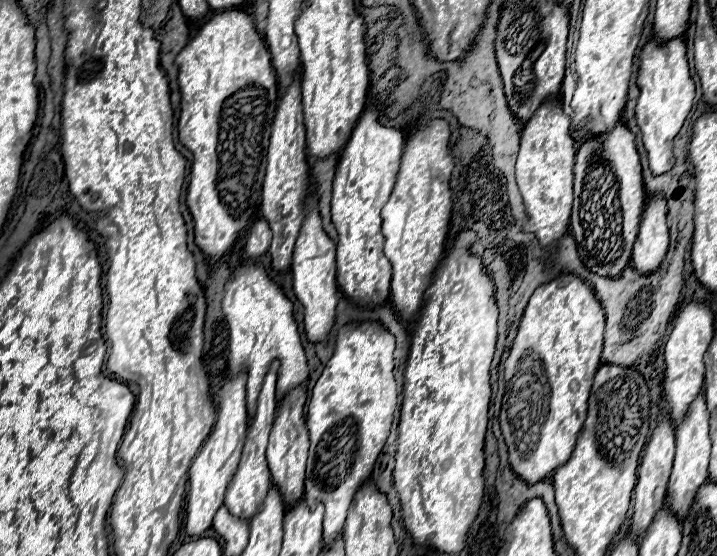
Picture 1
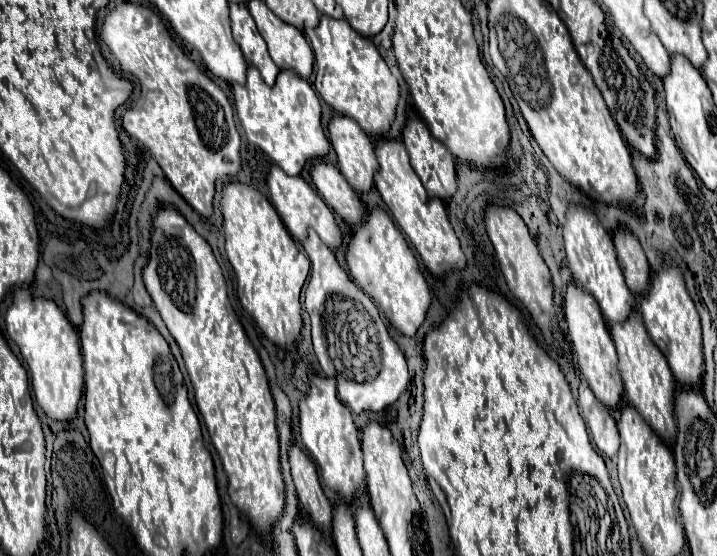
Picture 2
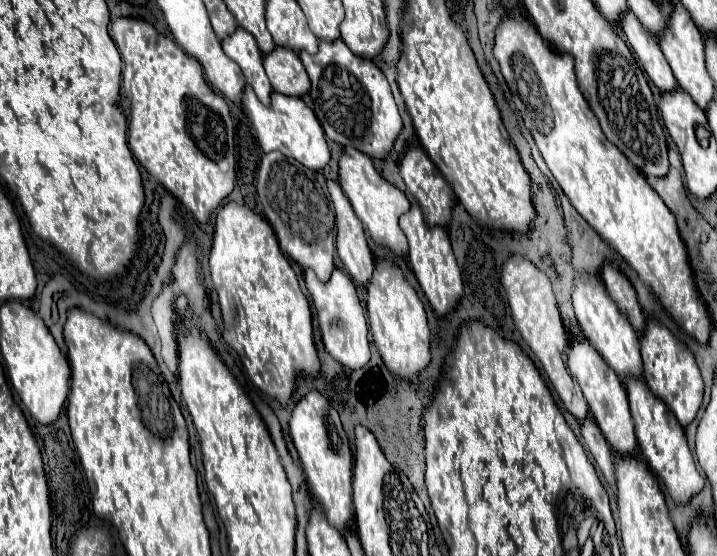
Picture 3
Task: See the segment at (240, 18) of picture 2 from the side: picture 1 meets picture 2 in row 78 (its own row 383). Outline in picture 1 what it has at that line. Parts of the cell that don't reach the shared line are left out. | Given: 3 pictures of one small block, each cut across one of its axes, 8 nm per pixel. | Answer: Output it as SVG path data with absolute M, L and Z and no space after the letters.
M274 362L270 366L270 370L264 378L264 386L258 396L256 418L248 428L248 436L246 436L246 444L242 450L242 458L240 458L236 476L232 478L226 498L224 498L224 504L230 508L230 512L244 520L252 520L252 512L256 512L256 508L260 508L260 504L264 502L264 496L268 494L268 488L272 484L270 472L268 472L268 462L266 462L266 446L268 446L272 424L274 424L274 412L276 412L276 394L274 394L276 392L276 370L278 370L278 362Z

